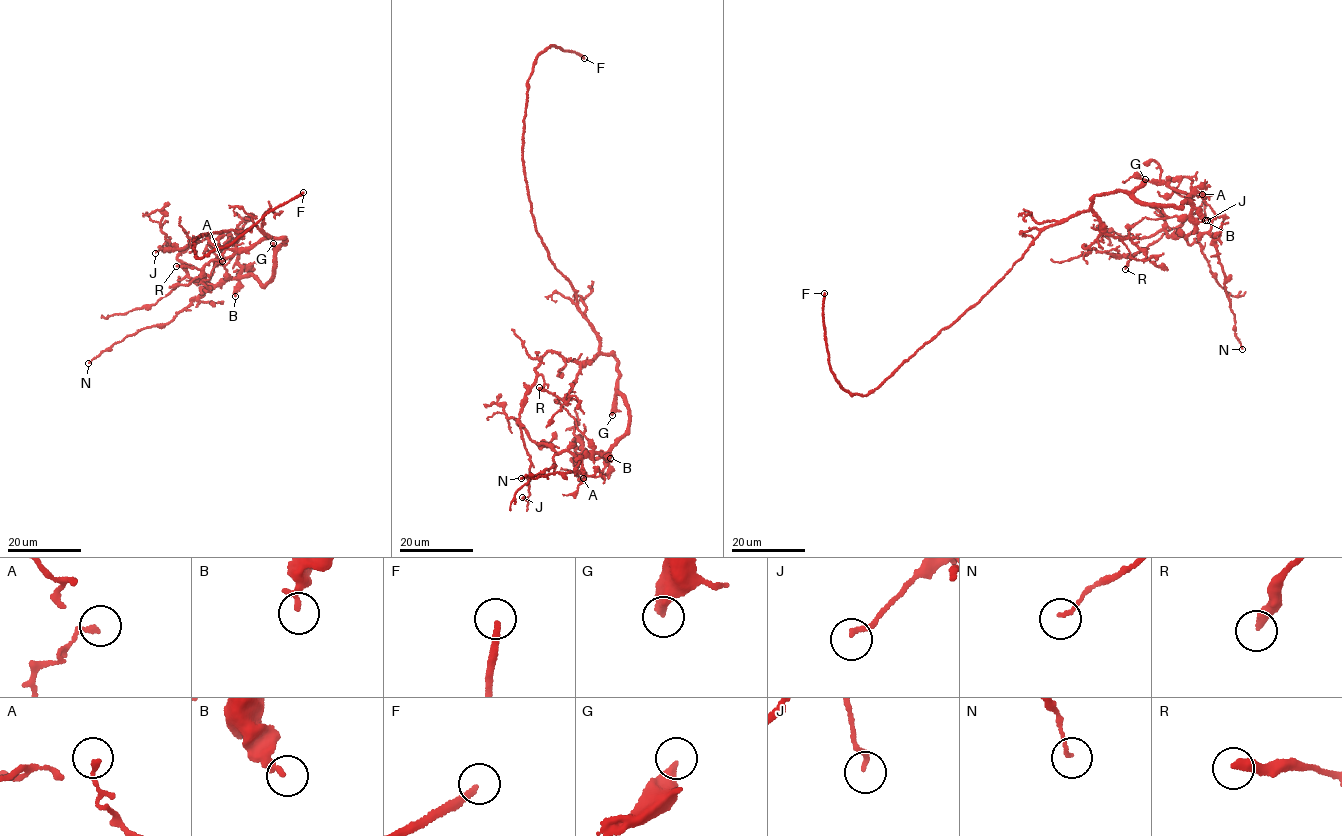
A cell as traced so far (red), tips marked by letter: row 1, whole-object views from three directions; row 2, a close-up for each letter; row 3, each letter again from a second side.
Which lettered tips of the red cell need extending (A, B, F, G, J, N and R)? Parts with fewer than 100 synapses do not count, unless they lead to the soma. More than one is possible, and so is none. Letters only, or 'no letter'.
F, G

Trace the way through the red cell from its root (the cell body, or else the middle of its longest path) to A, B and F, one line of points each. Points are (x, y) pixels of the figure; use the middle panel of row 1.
A: (577, 301), (600, 351), (617, 361), (618, 393), (629, 417), (613, 448), (580, 457), (583, 478)
B: (577, 301), (600, 351), (617, 361), (618, 393), (625, 397), (628, 410), (628, 431), (605, 454), (610, 458)
F: (577, 301), (569, 281), (554, 268), (539, 237), (522, 149), (527, 82), (537, 55), (554, 46), (584, 58)

